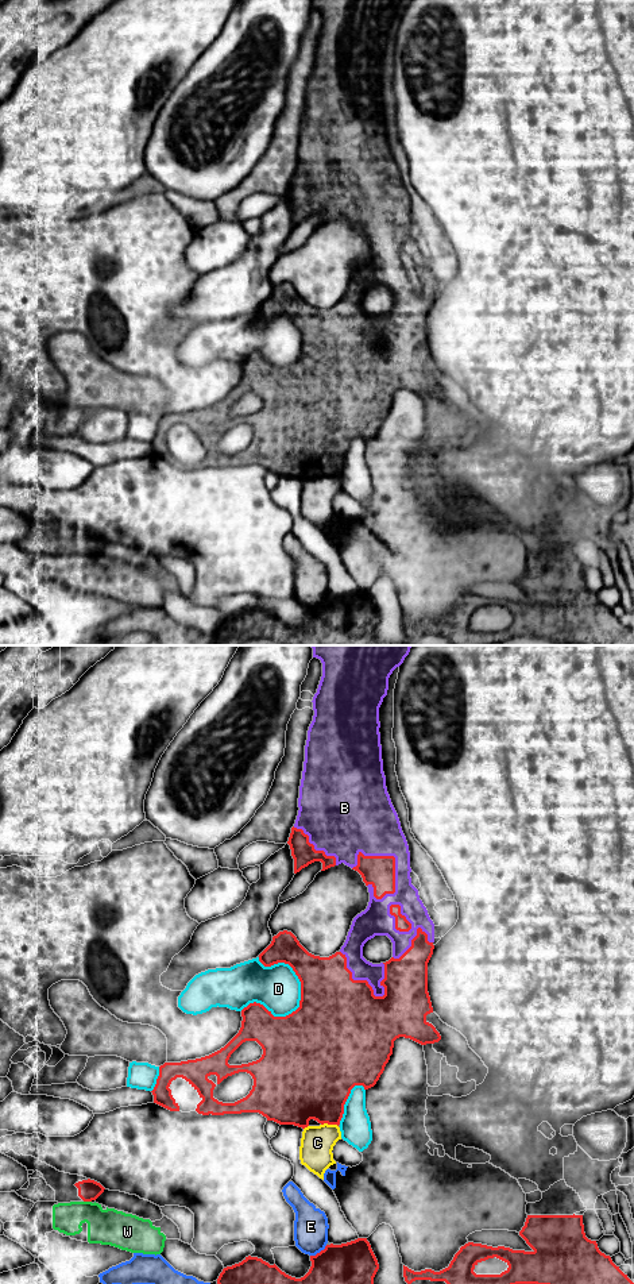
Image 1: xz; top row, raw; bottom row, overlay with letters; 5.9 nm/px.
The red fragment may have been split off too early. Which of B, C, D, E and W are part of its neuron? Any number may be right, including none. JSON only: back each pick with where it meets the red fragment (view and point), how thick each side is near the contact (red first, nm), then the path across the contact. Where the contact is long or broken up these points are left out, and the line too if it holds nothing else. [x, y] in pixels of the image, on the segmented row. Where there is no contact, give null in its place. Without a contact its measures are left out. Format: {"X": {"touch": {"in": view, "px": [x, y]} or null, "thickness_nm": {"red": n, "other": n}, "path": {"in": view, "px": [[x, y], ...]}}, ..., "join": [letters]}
{"B": {"touch": {"in": "xz", "px": [394, 858]}, "thickness_nm": {"red": 190, "other": 340}}, "join": ["B"]}

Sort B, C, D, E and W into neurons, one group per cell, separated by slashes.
B / C W / D / E

